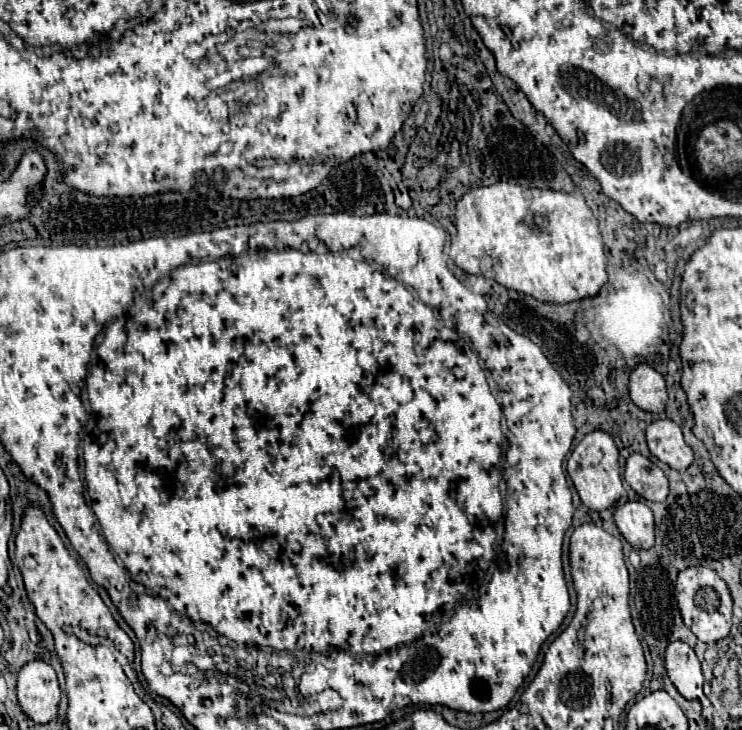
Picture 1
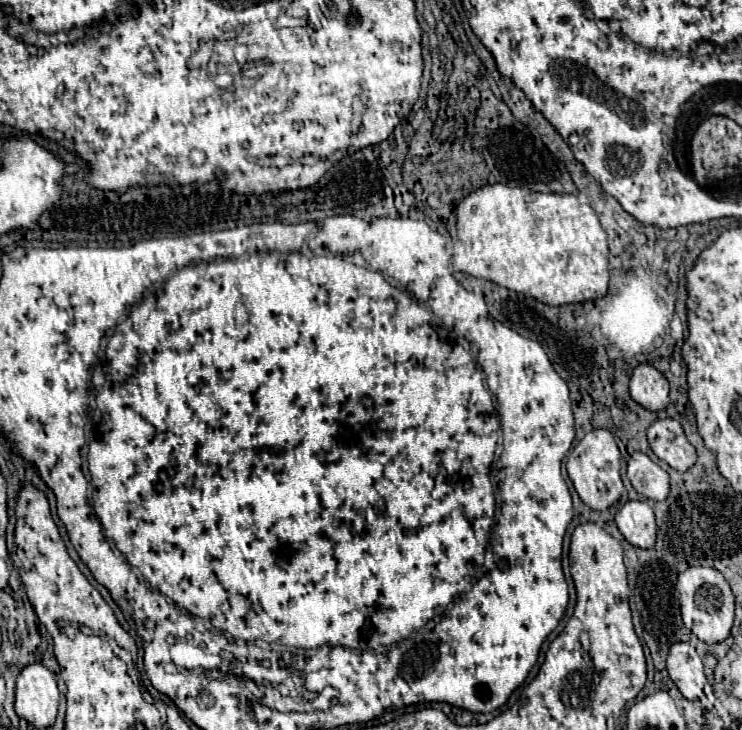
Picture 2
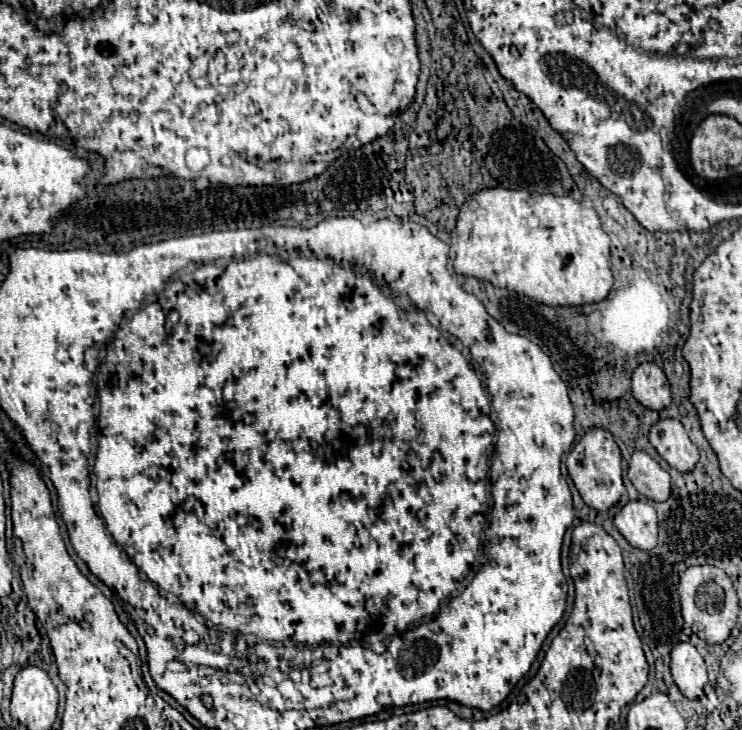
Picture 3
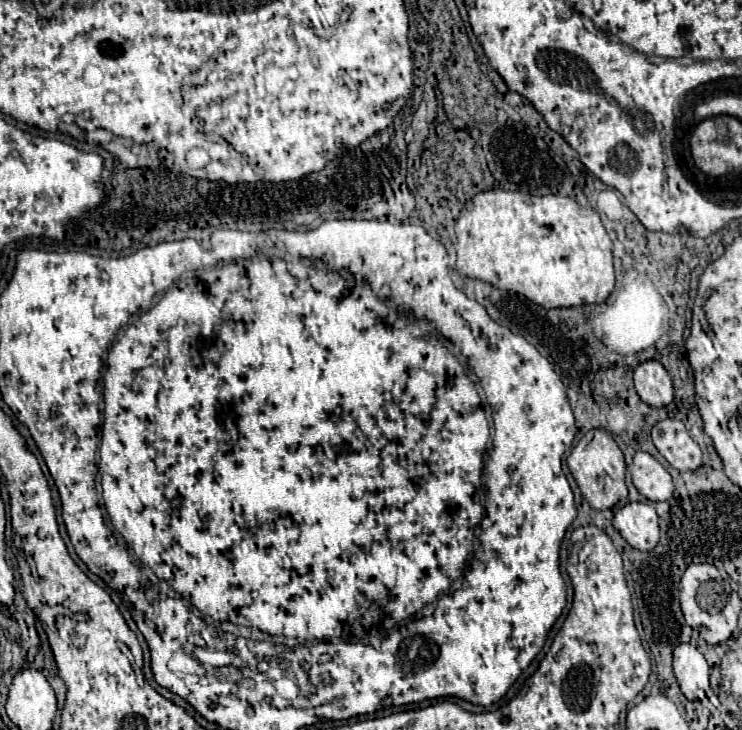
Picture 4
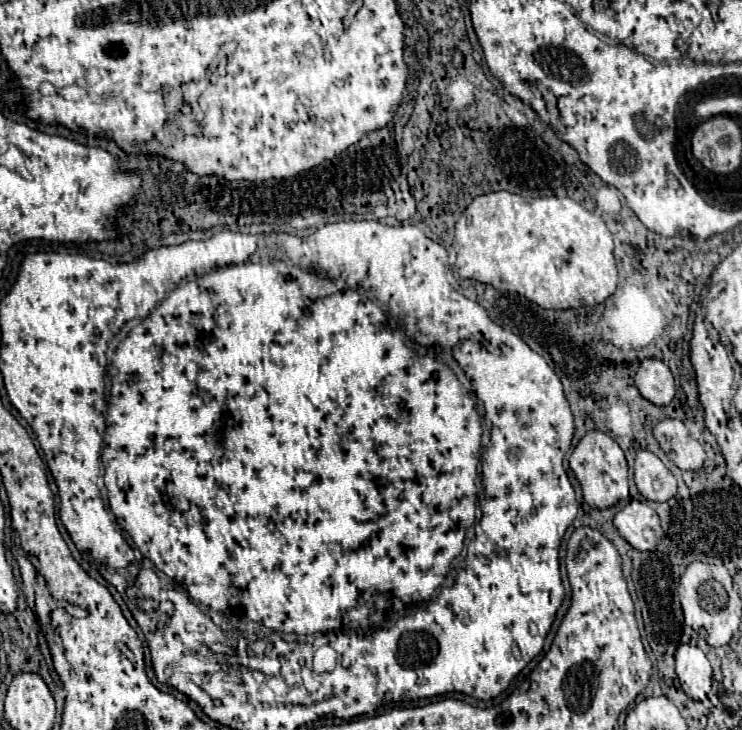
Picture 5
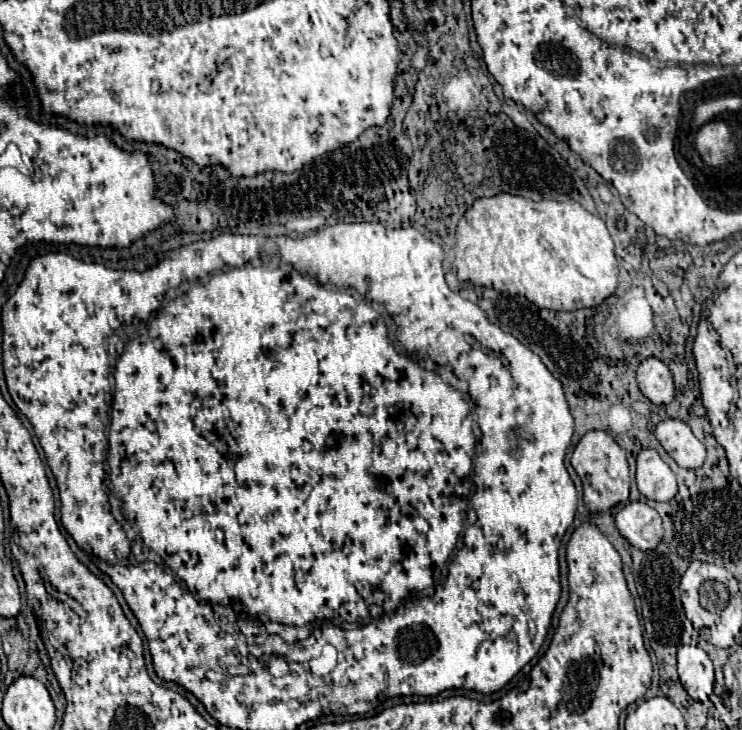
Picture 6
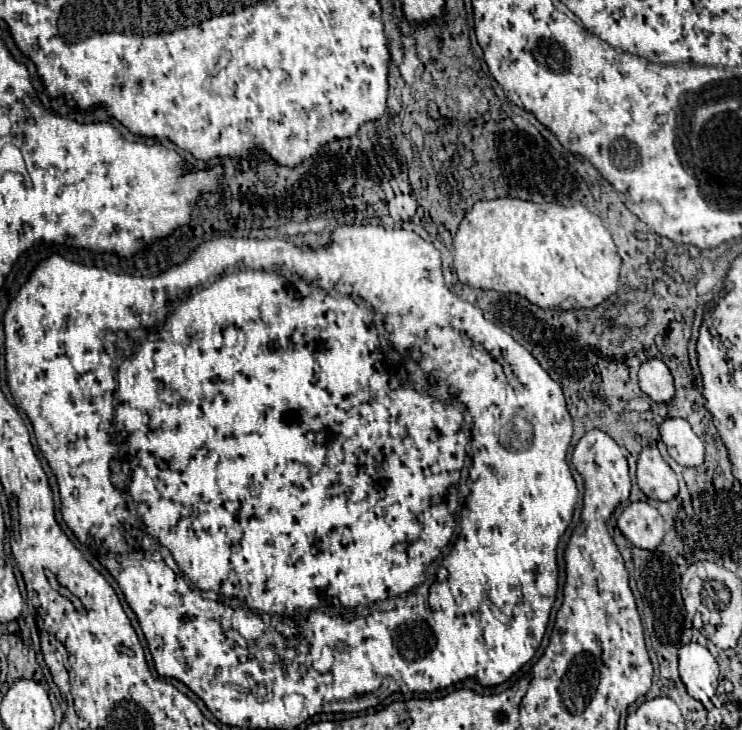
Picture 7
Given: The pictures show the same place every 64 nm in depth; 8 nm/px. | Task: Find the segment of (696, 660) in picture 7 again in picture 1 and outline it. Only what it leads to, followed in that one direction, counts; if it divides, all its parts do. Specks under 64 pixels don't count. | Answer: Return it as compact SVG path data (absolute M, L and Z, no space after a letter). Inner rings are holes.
M670 642L664 654L666 660L666 672L676 686L676 690L686 698L686 700L706 700L702 692L702 670L700 662L694 654L694 650L684 644L684 642Z

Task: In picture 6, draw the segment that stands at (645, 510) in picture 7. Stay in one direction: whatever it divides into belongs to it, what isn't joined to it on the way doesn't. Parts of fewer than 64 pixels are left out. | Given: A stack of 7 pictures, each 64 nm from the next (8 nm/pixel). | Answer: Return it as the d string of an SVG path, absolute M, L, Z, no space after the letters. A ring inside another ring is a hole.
M630 502L616 514L616 528L638 550L654 550L662 540L662 520L646 502Z

